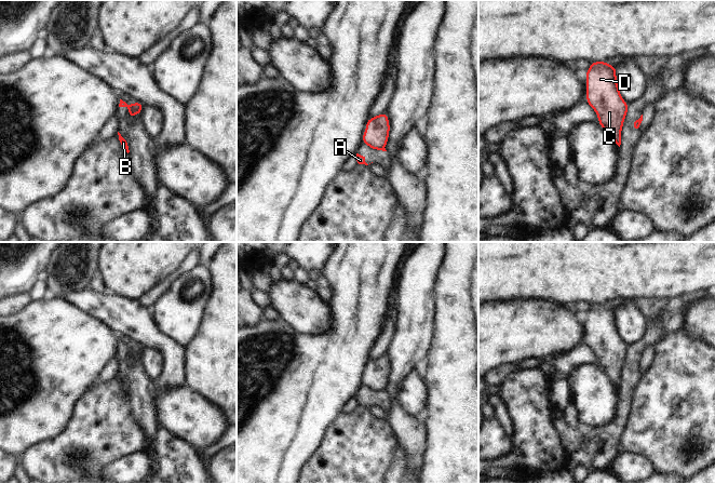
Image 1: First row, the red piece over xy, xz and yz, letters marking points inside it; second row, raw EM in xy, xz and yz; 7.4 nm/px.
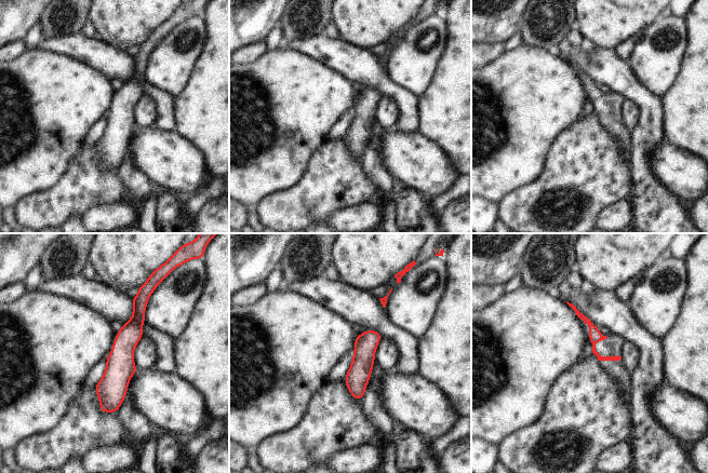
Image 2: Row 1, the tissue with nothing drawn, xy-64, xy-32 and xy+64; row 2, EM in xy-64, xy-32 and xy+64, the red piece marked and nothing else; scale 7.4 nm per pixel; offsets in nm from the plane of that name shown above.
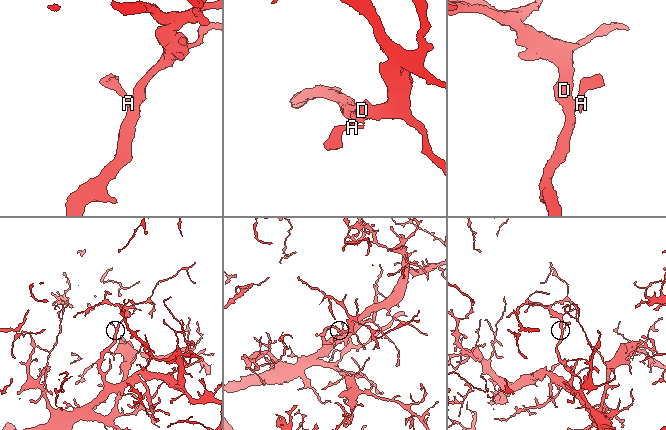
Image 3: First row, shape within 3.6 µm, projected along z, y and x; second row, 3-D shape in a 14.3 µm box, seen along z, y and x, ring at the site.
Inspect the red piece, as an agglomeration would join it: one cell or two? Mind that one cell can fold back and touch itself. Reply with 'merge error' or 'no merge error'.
merge error

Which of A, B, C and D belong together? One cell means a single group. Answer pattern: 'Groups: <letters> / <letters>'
Groups: A / B C D

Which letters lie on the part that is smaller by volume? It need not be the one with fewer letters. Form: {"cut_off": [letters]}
{"cut_off": ["A"]}

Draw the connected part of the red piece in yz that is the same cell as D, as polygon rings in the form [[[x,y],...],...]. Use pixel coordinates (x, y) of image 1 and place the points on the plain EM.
[[[593,304],[586,318],[586,345],[598,359],[599,367],[620,389],[621,372],[628,346],[621,339],[617,325],[617,309],[605,304]]]

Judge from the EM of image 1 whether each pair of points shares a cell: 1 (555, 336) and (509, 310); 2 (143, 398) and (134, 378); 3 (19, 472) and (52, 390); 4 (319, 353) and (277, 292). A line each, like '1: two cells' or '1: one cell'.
1: one cell
2: one cell
3: two cells
4: two cells

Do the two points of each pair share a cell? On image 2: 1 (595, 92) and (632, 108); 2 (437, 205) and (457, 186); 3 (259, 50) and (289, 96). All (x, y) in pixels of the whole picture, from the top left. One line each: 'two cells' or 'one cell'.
1: two cells
2: one cell
3: two cells

